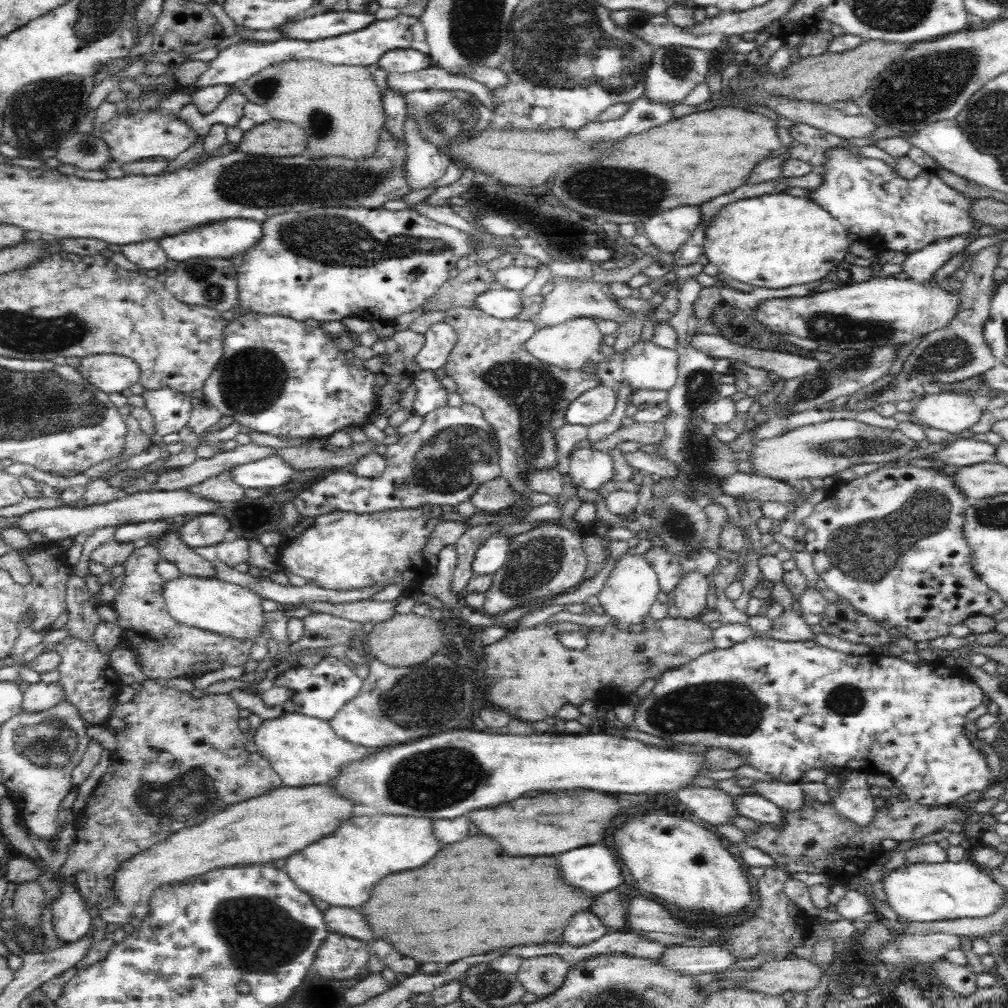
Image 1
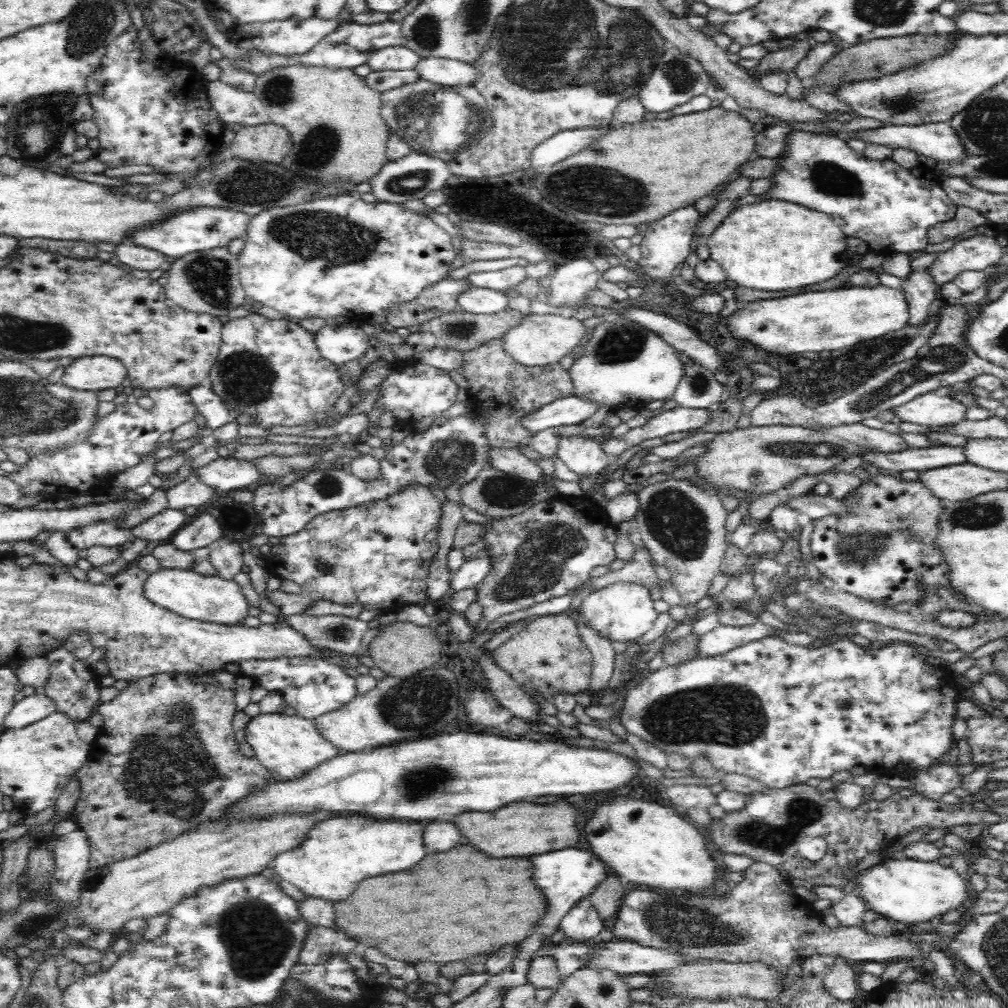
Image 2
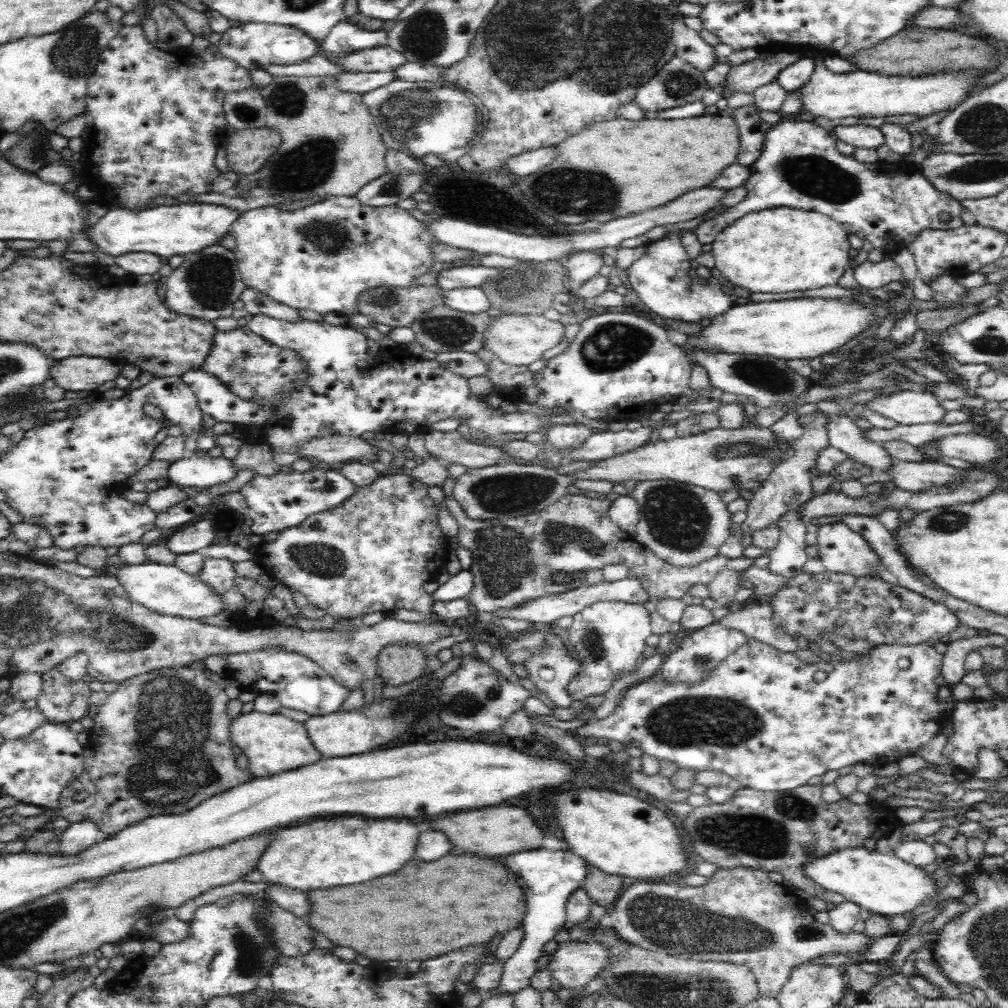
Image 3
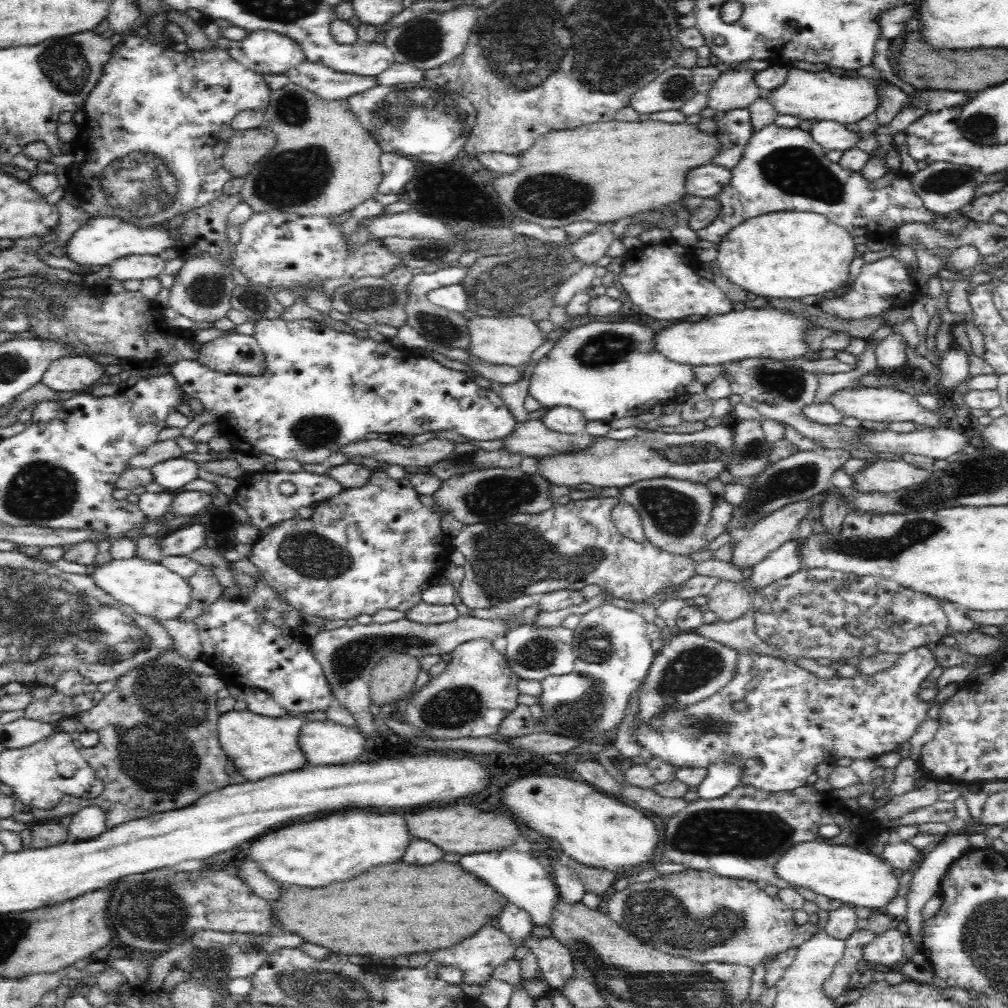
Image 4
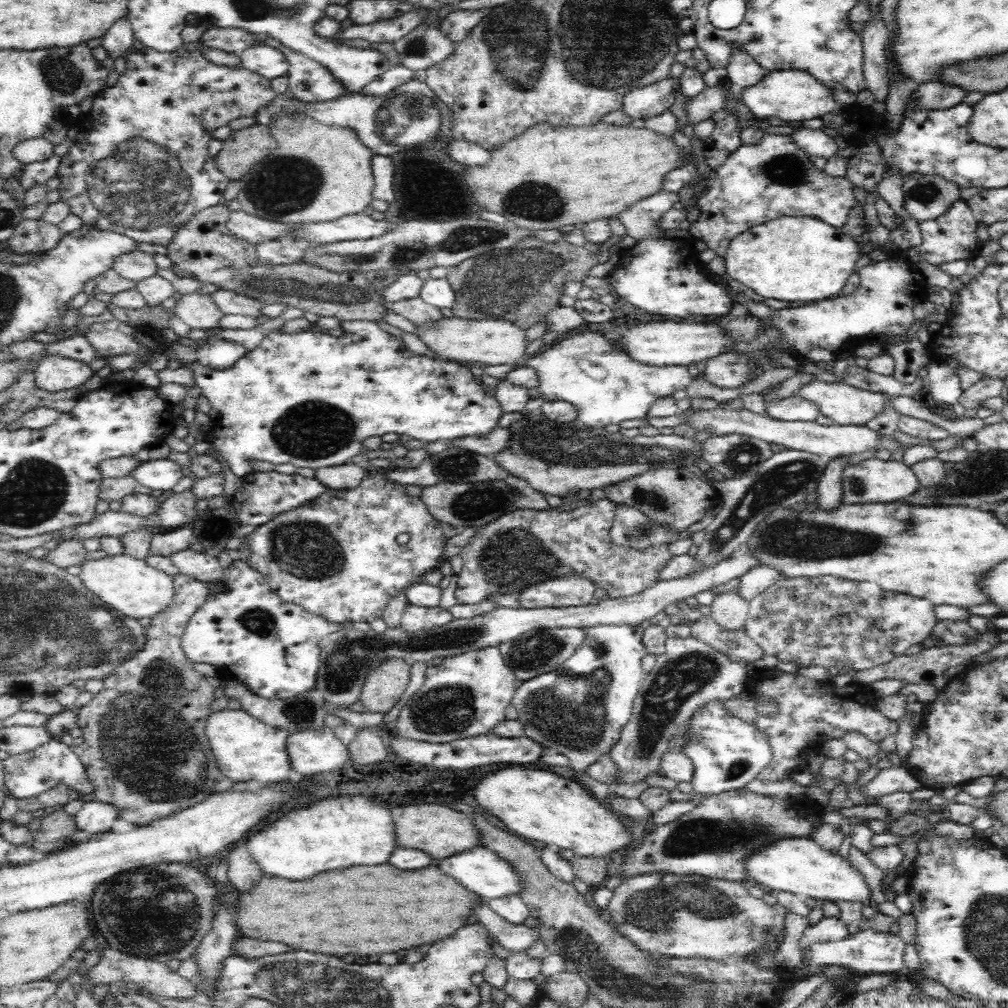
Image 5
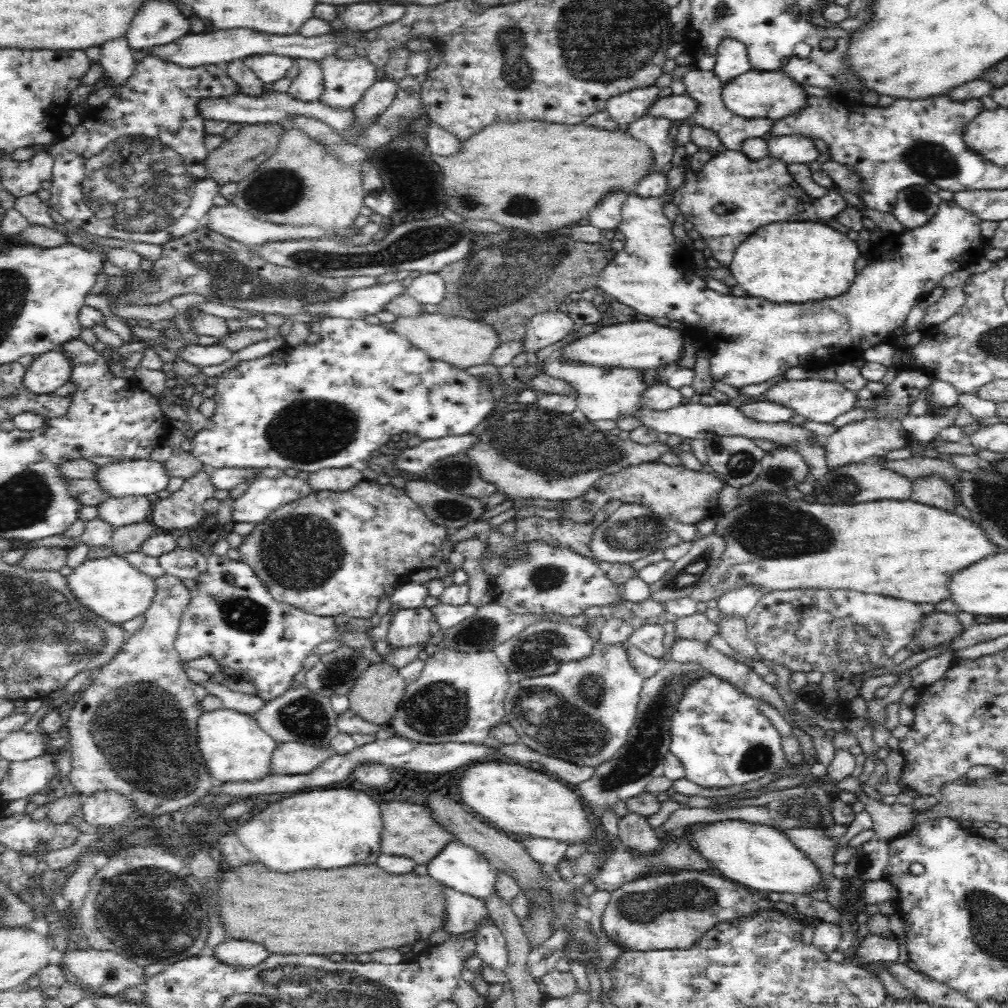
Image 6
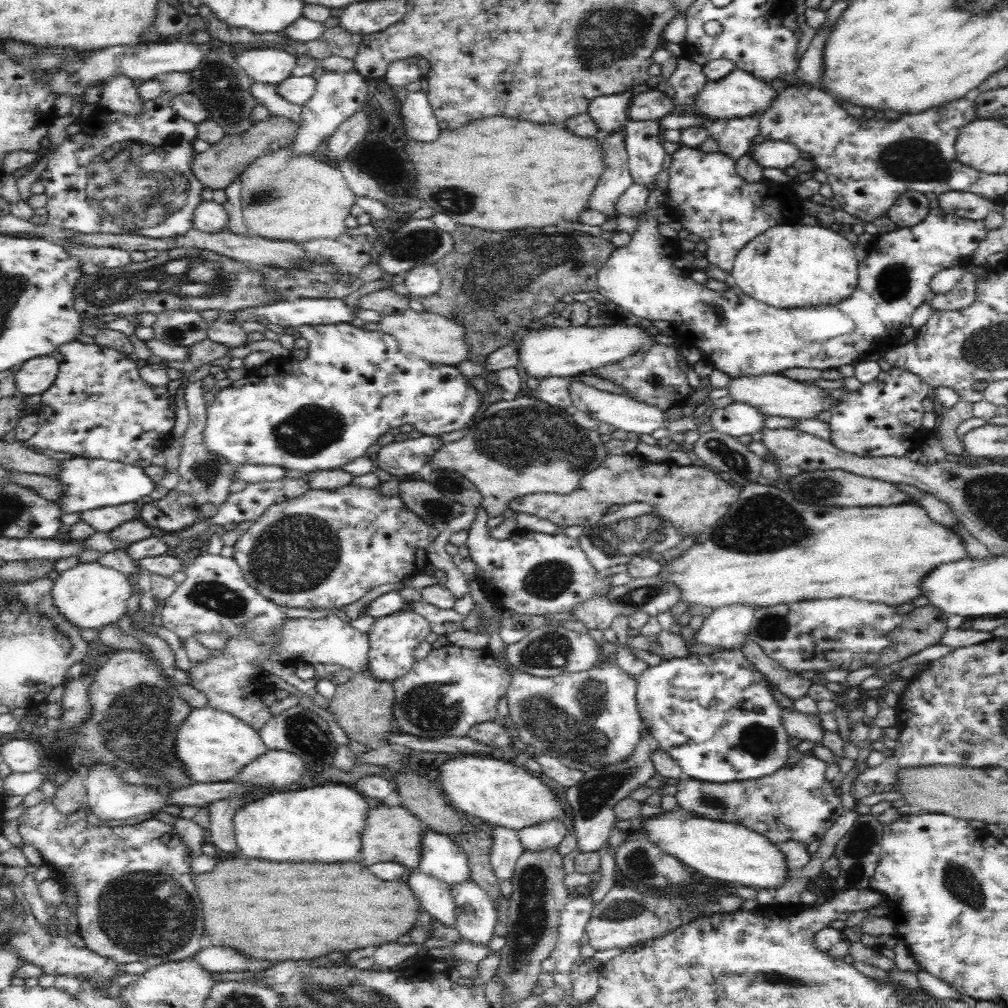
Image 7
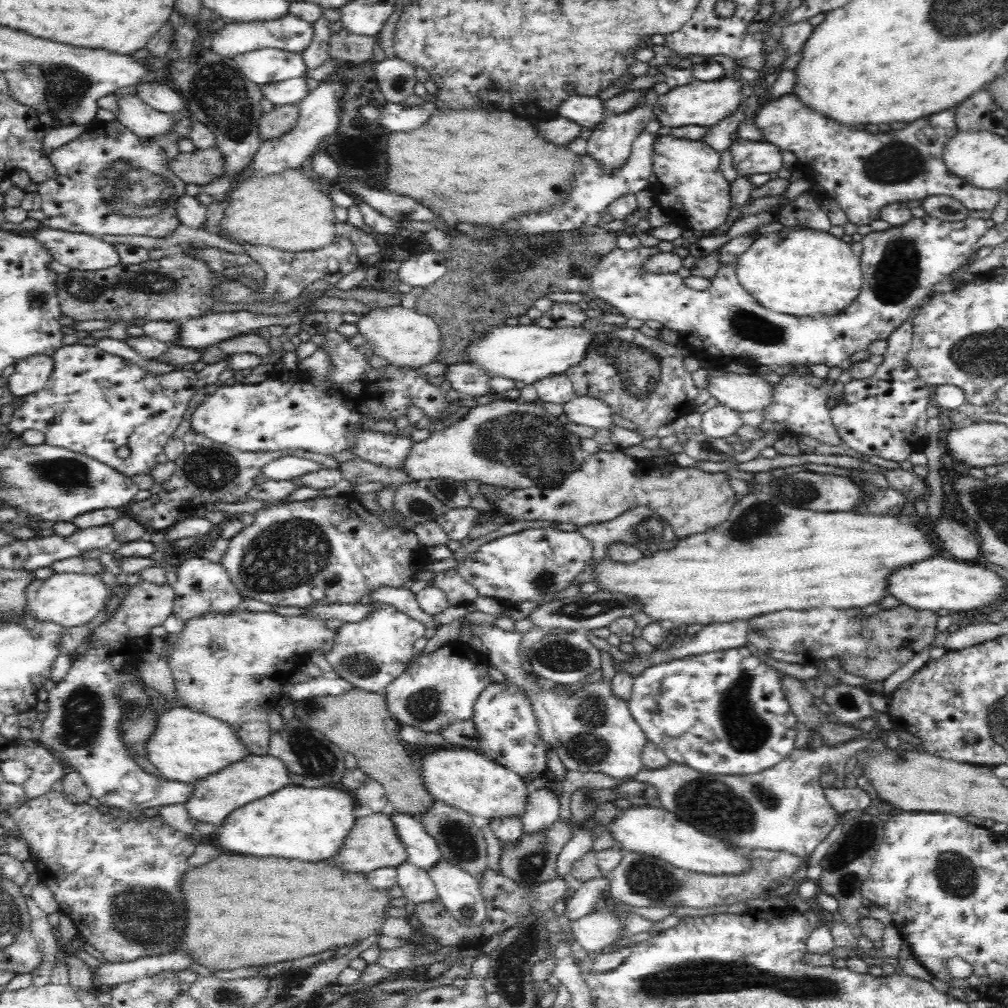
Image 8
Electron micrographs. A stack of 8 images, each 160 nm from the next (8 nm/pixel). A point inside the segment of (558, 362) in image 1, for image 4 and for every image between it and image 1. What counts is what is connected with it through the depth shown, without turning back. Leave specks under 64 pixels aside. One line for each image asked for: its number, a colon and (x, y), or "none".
2: (540, 339)
3: (519, 340)
4: (510, 341)

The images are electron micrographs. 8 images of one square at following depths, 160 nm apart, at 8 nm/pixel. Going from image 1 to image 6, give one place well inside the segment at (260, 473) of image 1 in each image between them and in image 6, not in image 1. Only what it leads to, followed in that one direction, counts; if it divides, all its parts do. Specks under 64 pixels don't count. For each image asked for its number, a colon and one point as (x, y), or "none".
2: (226, 474)
3: (195, 471)
4: (172, 474)
5: (159, 474)
6: (122, 478)

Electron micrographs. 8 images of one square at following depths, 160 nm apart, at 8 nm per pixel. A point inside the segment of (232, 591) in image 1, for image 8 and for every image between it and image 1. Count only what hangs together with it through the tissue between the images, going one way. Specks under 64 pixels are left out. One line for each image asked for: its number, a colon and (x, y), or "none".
2: (210, 599)
3: (164, 589)
4: (150, 589)
5: (127, 585)
6: (110, 587)
7: (91, 596)
8: (70, 599)

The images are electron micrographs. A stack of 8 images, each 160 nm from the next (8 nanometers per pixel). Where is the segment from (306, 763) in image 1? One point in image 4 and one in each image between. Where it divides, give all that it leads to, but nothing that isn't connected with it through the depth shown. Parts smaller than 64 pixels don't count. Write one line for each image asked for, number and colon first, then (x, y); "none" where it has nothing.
2: (288, 747)
3: (272, 743)
4: (258, 746)

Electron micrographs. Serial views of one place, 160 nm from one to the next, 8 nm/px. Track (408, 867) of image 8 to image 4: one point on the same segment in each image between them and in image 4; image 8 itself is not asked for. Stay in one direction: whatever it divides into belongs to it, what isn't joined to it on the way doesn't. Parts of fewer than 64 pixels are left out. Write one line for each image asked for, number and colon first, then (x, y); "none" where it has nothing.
4: (555, 963)
5: (515, 937)
6: (463, 911)
7: (434, 895)

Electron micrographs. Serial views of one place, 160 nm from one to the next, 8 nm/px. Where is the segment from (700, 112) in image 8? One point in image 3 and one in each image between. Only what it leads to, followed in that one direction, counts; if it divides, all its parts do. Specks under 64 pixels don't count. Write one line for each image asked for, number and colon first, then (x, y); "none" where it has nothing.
3: (864, 94)
4: (805, 94)
5: (790, 95)
6: (773, 95)
7: (737, 96)

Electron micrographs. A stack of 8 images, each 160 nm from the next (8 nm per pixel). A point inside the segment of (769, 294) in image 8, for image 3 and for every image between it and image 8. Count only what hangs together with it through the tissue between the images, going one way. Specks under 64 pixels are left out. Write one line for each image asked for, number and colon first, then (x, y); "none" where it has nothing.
3: (776, 250)
4: (794, 254)
5: (790, 258)
6: (795, 262)
7: (800, 265)

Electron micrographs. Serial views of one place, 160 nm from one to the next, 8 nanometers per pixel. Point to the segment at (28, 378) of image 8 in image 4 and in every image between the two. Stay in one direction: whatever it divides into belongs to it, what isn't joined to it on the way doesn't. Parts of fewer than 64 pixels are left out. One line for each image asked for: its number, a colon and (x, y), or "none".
4: (72, 372)
5: (52, 373)
6: (50, 370)
7: (35, 376)

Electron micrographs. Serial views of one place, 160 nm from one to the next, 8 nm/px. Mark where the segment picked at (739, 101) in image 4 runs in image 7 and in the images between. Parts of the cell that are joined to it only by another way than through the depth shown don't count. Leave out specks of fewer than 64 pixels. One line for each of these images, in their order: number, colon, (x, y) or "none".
5: (701, 107)
6: (672, 107)
7: (652, 105)

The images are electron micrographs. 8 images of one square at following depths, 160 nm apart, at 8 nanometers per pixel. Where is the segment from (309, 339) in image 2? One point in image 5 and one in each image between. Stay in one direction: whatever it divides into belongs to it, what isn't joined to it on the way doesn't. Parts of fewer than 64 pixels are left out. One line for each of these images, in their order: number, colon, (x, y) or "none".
3: (254, 369)
4: (234, 353)
5: (219, 354)

